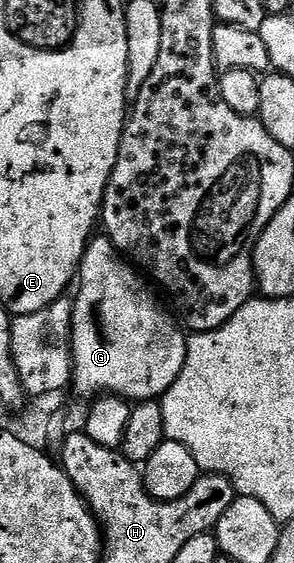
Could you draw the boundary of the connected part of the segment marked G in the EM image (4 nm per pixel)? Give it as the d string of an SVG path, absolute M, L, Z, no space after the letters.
M108 236L90 238L81 261L79 285L76 287L77 298L72 299L71 386L79 393L93 394L92 396L117 395L136 404L160 399L161 395L167 392L167 388L175 384L187 356L187 334L179 325L178 319L157 303L157 298L149 291L148 285L150 286L150 283L122 257Z

